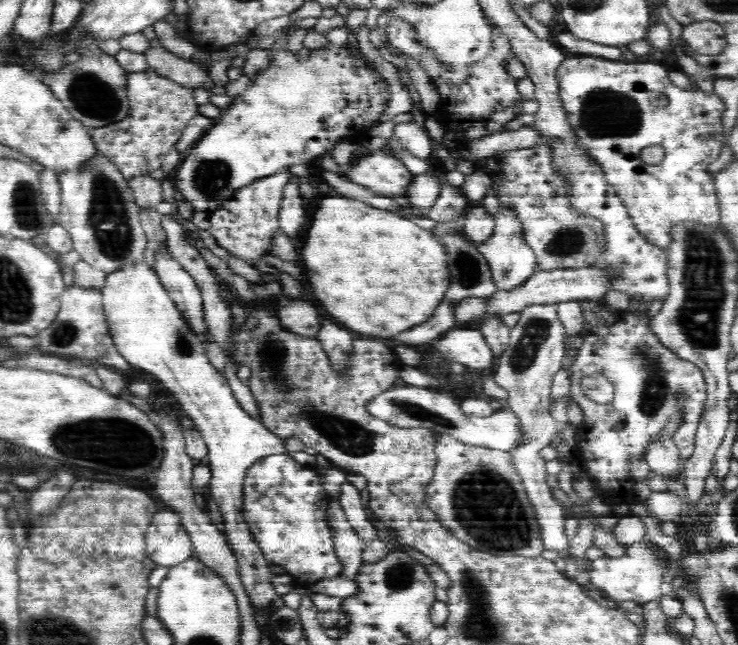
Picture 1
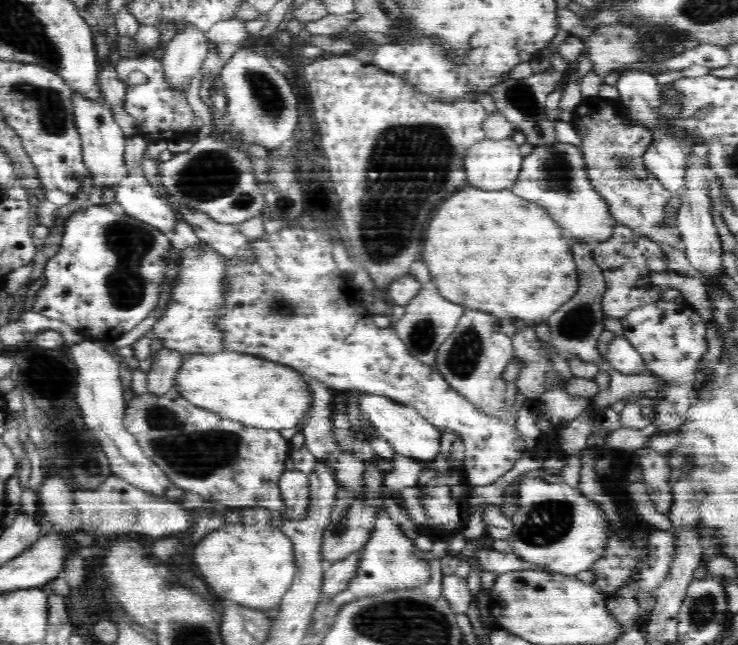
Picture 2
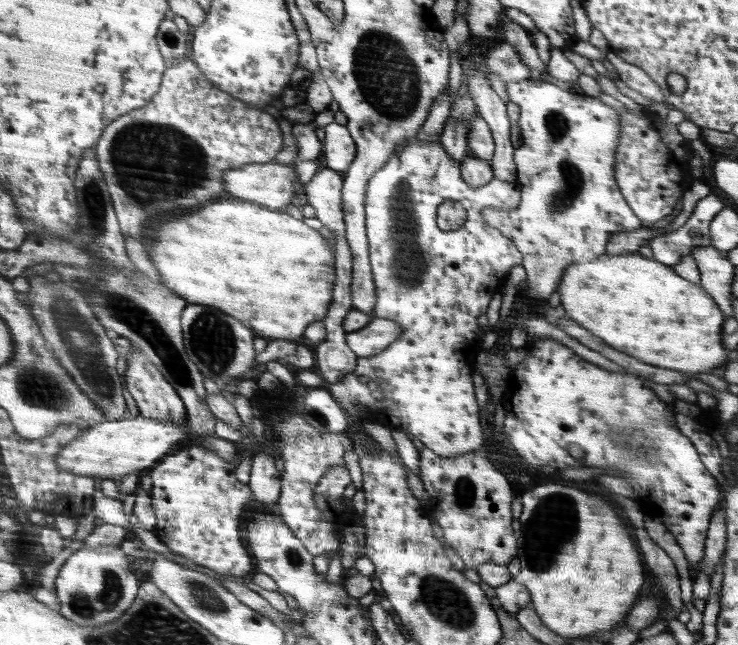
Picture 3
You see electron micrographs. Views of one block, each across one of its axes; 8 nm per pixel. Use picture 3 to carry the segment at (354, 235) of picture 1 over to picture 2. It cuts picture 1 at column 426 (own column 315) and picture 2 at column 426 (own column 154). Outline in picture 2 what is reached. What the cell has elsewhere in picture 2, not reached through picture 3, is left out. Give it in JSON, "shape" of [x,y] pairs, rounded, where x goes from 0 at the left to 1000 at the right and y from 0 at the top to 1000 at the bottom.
{"shape":[[[659,214],[642,223],[631,242],[631,270],[648,291],[629,291],[602,310],[583,341],[572,397],[607,465],[729,505],[783,456],[786,422],[775,397],[780,372],[764,366],[740,322],[696,301],[694,285],[707,267],[707,248],[705,226],[694,214]]]}

